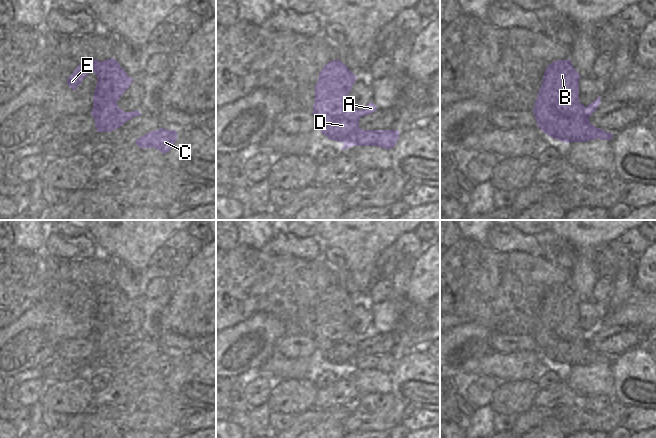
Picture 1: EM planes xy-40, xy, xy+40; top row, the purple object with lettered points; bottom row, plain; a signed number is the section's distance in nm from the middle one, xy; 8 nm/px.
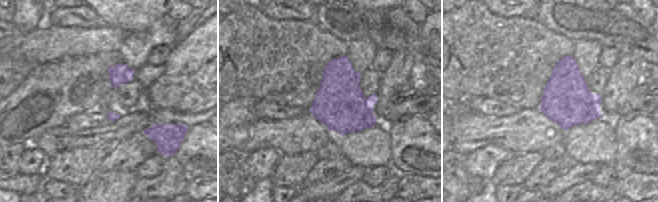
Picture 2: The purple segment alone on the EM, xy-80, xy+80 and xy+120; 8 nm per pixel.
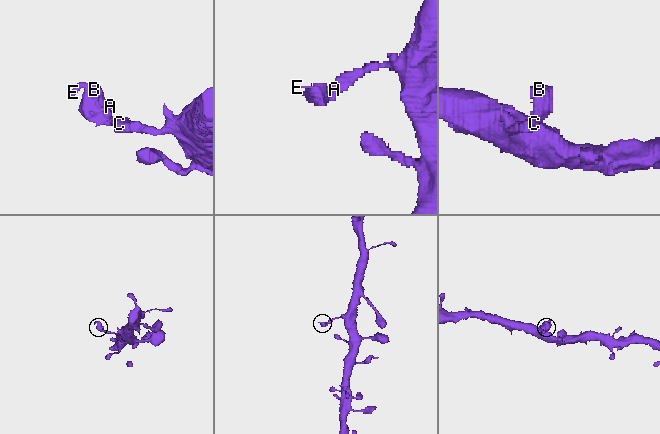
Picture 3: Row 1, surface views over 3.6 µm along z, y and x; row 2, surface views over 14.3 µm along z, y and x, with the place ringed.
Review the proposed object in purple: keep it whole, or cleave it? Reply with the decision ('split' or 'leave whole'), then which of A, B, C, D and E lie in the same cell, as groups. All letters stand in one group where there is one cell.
leave whole | A B C D E

